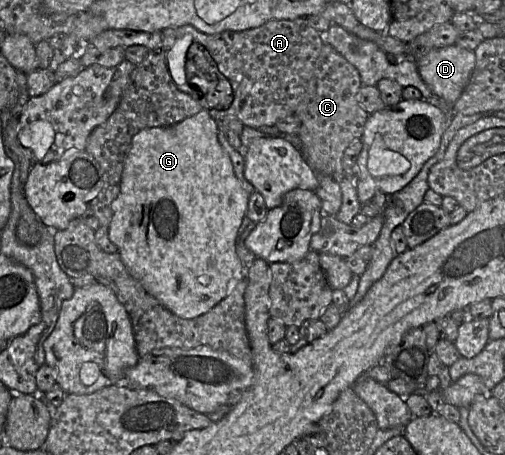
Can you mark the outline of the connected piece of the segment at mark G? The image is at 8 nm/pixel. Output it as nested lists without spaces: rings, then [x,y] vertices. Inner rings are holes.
[[[206,110],[187,117],[171,126],[150,127],[140,130],[133,136],[121,177],[120,191],[111,203],[112,218],[108,228],[110,241],[118,248],[120,258],[128,273],[157,299],[165,308],[183,319],[193,319],[207,313],[224,299],[242,279],[246,279],[246,268],[236,253],[239,227],[246,216],[249,193],[242,187],[236,177],[229,154],[220,145],[217,135],[218,127]]]

